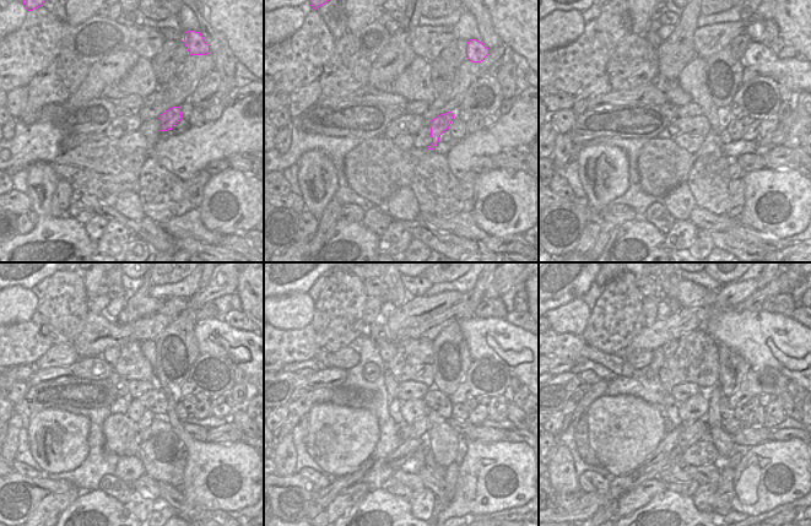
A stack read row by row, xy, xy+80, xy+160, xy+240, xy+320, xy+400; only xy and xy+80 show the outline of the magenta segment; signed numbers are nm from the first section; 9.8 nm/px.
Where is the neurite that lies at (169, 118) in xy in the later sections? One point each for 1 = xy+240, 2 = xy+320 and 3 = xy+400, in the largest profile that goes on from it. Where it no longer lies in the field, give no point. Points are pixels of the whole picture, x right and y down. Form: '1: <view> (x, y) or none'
1: xy+240 (167, 444)
2: xy+320 (444, 440)
3: xy+400 (724, 443)

